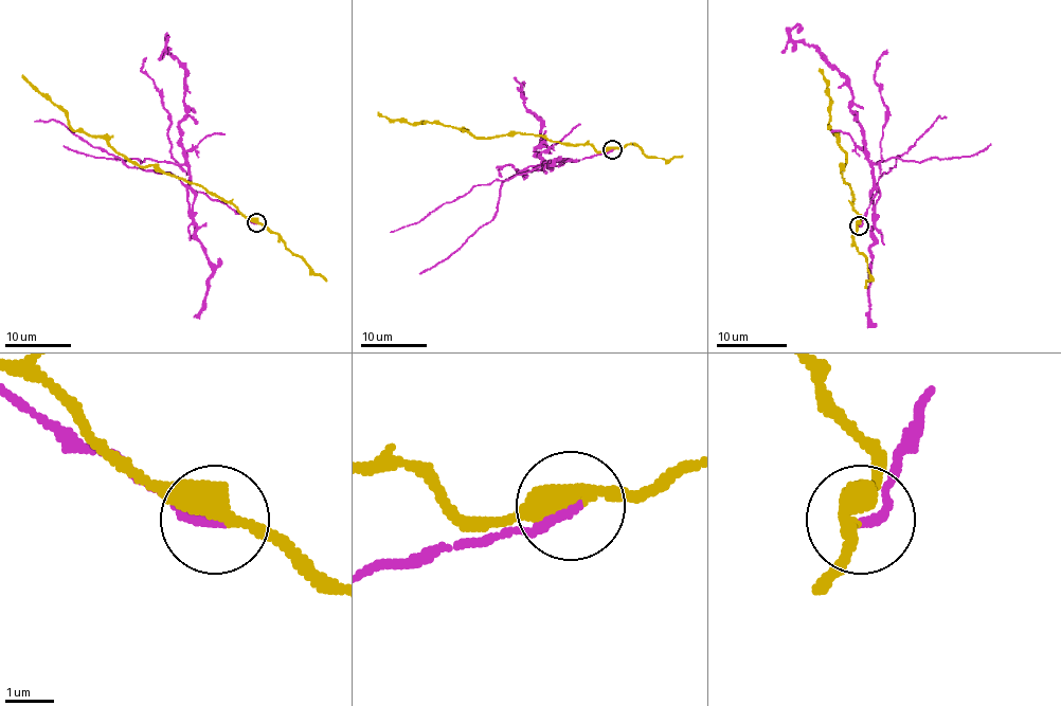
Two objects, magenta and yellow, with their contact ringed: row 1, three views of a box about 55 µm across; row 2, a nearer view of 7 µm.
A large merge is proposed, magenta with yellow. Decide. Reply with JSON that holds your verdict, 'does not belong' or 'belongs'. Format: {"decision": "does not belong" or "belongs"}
{"decision": "does not belong"}

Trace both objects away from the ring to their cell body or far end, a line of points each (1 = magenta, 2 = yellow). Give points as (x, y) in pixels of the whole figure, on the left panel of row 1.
1: (256, 223), (195, 192), (186, 165), (146, 158), (141, 163), (96, 158), (63, 145)
2: (256, 221), (198, 185), (158, 172), (151, 165), (138, 166), (103, 138), (76, 131), (68, 116), (21, 75)

